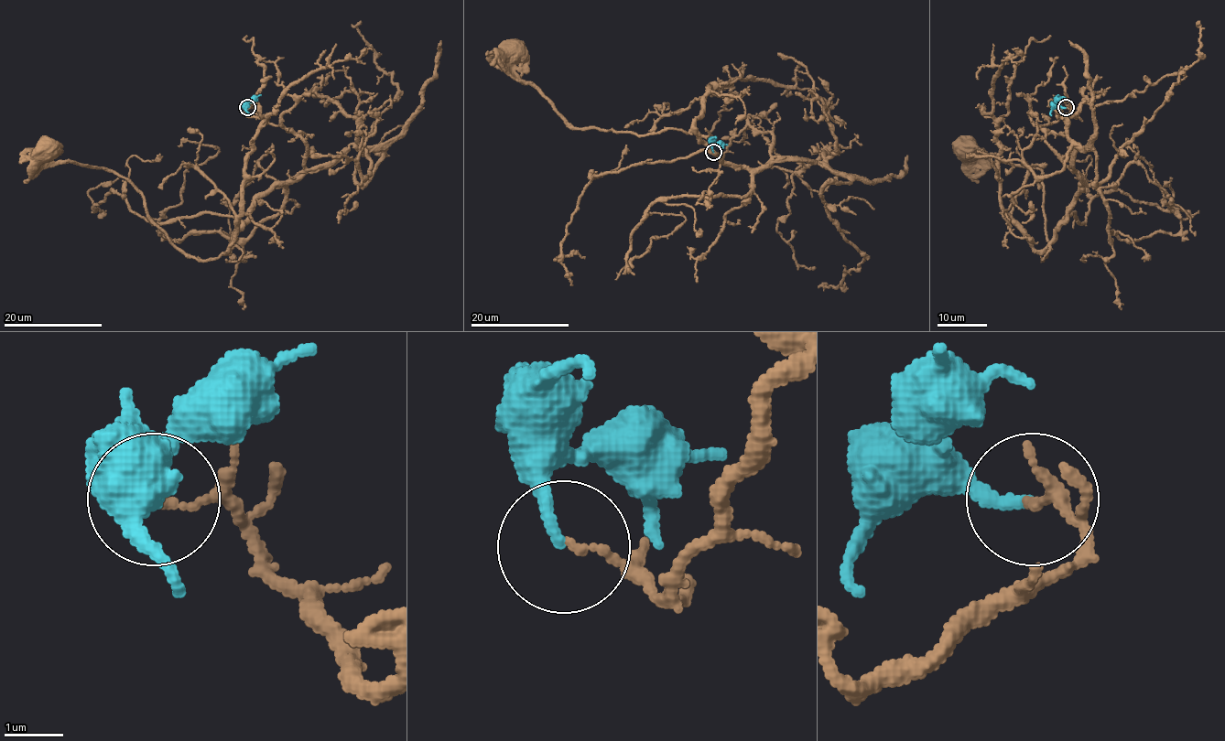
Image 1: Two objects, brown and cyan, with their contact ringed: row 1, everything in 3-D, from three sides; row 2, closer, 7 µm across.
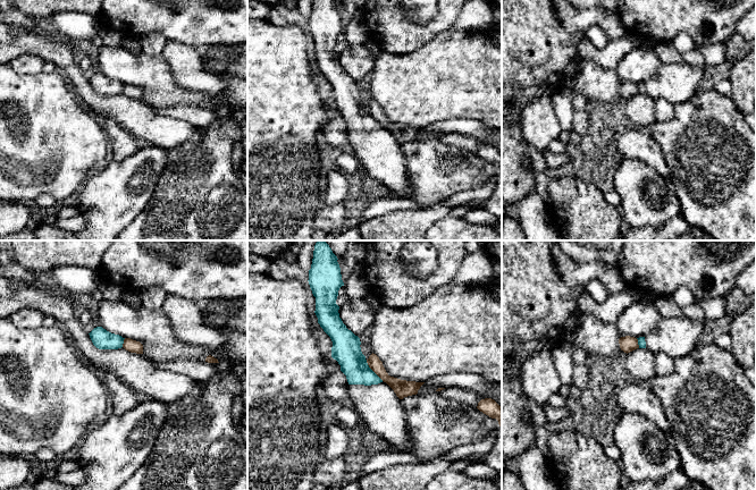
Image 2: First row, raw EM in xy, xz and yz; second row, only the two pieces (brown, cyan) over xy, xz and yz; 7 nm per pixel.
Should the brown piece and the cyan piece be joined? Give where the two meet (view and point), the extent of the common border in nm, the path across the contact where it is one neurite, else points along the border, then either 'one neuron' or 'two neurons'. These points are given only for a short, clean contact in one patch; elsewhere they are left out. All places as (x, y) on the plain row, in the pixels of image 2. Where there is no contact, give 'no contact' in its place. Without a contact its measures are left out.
meets brown in xz at (372, 116); contact 200 nm long; border along xz (366, 106), (367, 110), (383, 126); two neurons

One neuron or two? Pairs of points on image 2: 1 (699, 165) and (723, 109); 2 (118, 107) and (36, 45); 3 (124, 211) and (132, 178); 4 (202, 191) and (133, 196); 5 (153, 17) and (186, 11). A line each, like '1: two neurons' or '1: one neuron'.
1: one neuron
2: one neuron
3: one neuron
4: two neurons
5: one neuron

